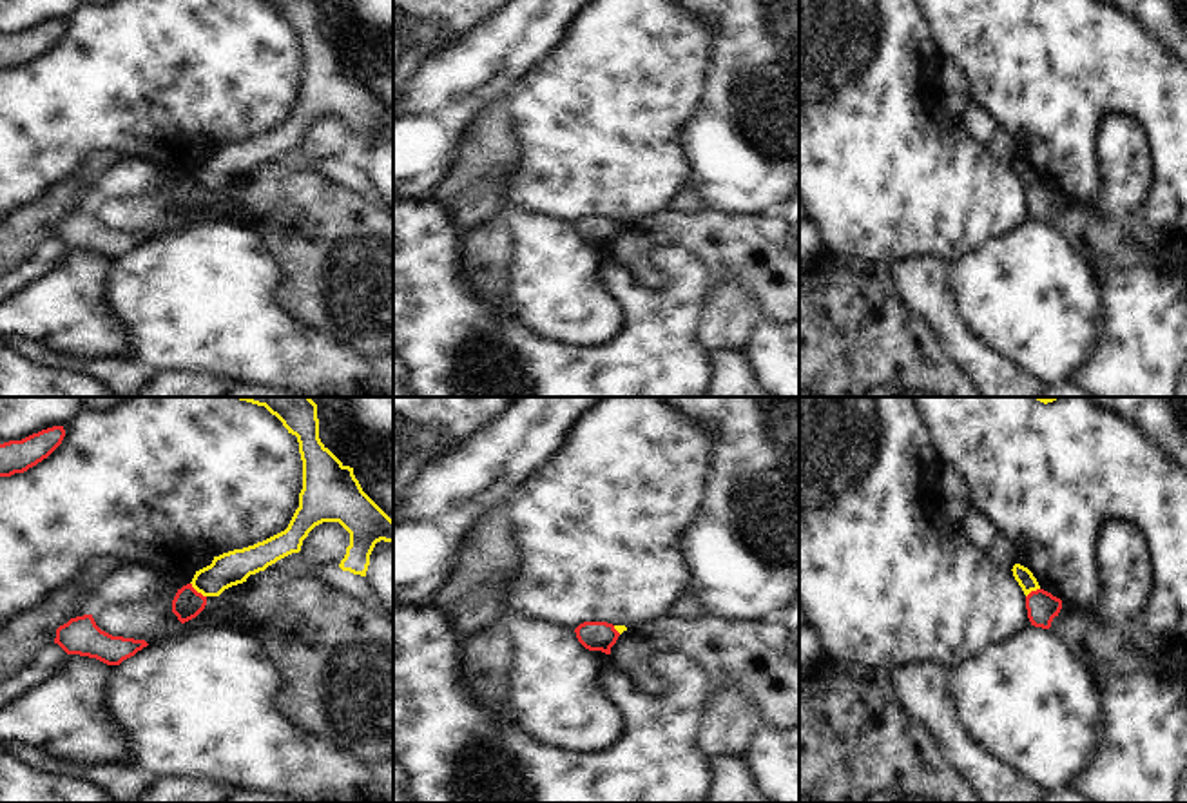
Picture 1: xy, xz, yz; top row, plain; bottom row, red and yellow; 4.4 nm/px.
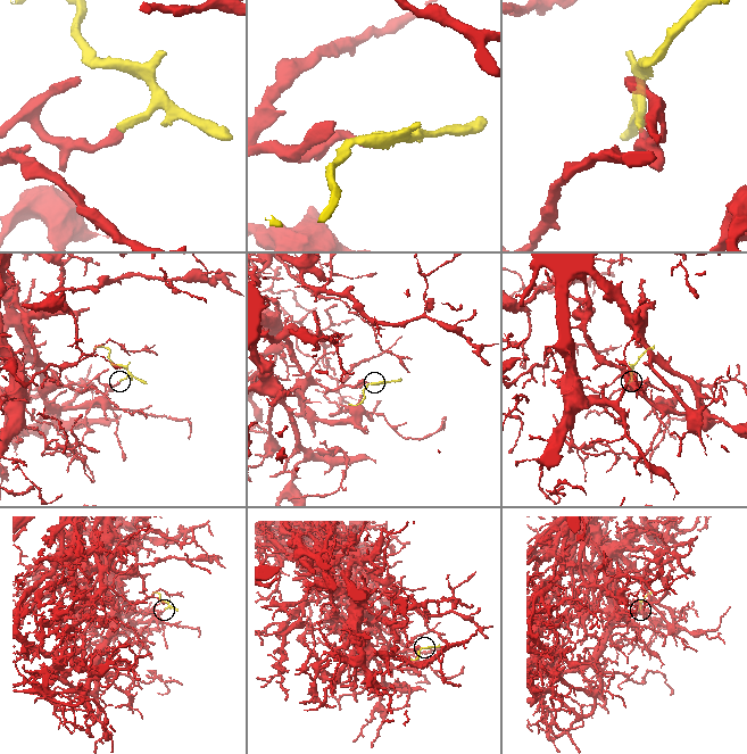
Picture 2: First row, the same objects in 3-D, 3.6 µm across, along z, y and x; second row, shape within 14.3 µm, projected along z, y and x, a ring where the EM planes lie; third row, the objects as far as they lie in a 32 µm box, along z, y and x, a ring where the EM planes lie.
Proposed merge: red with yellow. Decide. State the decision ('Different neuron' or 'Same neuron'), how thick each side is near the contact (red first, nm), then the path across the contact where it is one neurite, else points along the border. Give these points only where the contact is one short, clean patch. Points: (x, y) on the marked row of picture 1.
Different neuron. Thickness 140 nm (red) against 150 nm. Boundary: xy (191, 582), (205, 597).

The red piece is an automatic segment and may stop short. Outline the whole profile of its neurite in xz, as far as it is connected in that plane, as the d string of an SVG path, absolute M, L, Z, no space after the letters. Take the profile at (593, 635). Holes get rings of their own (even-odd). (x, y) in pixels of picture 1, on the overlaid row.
M584 622L576 629L578 642L589 651L602 651L611 654L620 633L607 622Z

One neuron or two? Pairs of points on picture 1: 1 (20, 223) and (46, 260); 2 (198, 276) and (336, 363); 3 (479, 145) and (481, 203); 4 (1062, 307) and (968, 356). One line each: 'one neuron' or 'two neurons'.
1: two neurons
2: one neuron
3: one neuron
4: two neurons

